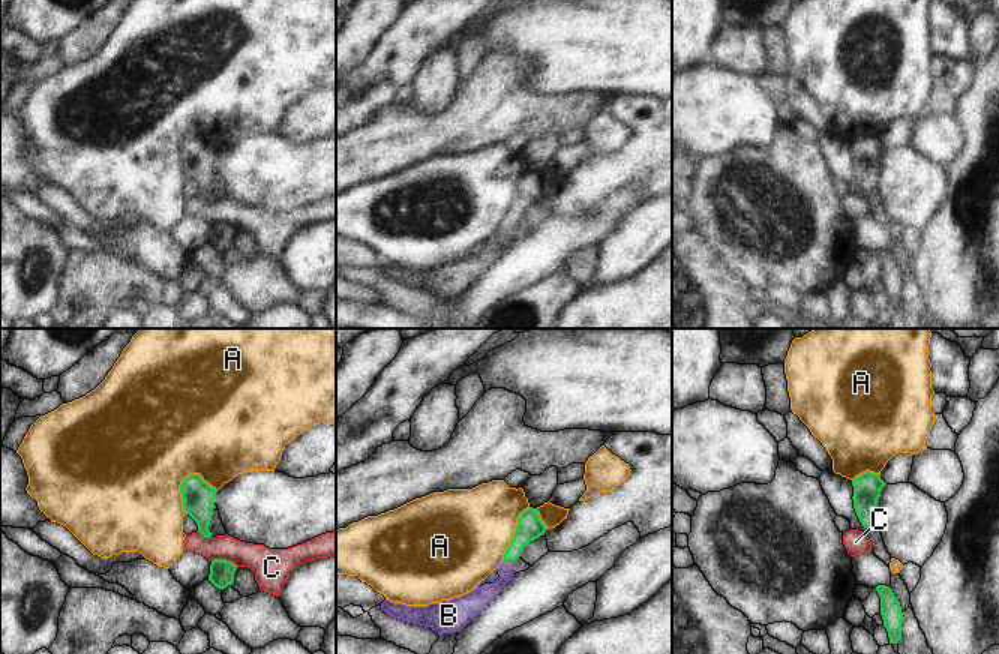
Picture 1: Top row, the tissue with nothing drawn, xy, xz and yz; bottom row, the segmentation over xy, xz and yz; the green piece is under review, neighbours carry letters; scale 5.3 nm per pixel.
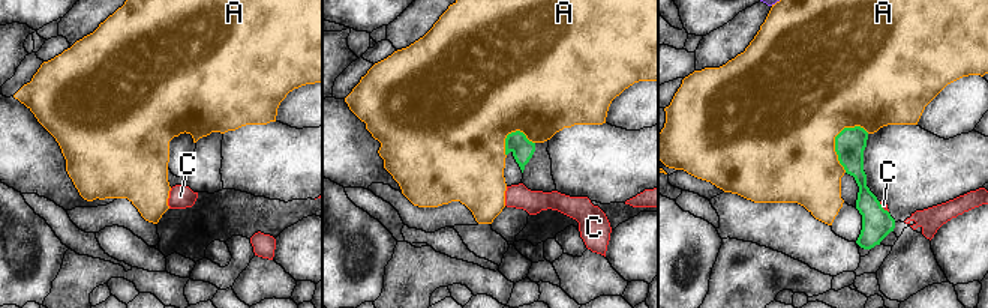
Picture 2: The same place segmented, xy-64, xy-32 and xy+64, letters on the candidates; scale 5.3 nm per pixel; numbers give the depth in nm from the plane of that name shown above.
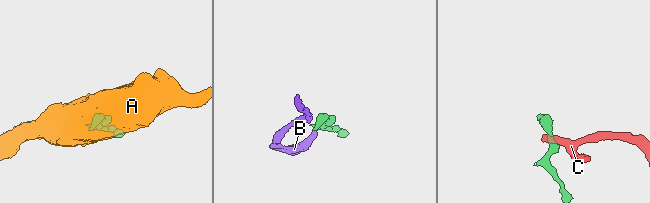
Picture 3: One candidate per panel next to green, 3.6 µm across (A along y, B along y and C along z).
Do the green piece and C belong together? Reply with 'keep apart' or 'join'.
keep apart

